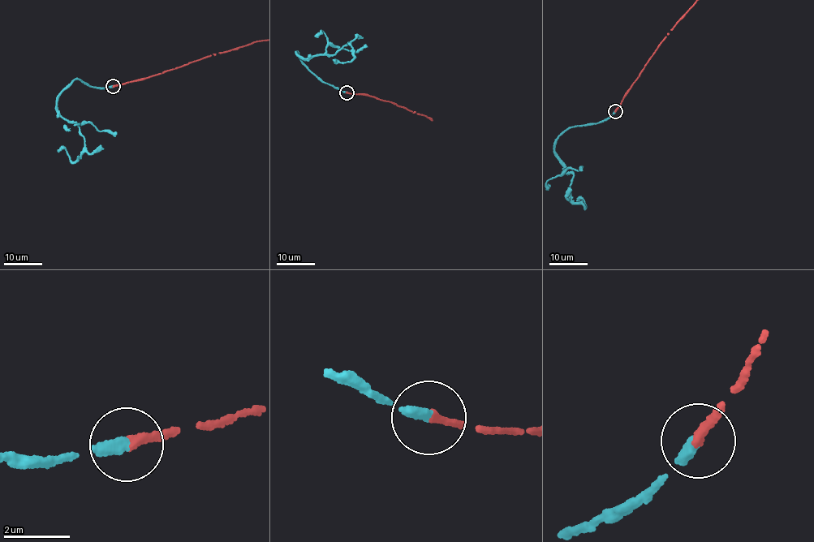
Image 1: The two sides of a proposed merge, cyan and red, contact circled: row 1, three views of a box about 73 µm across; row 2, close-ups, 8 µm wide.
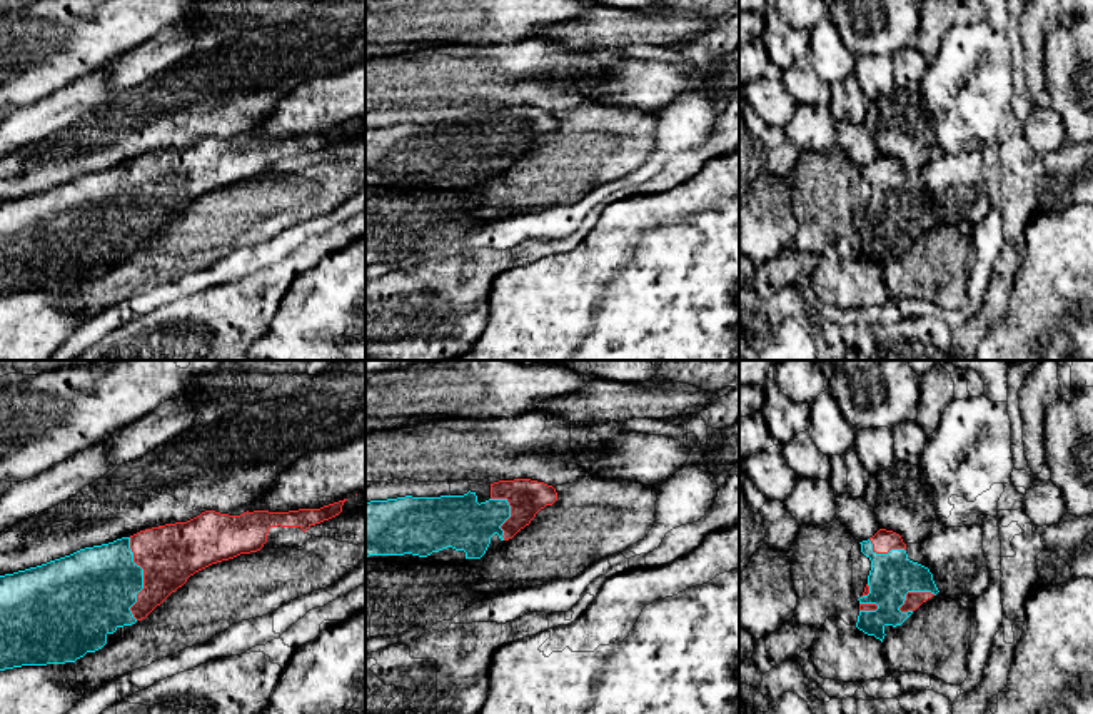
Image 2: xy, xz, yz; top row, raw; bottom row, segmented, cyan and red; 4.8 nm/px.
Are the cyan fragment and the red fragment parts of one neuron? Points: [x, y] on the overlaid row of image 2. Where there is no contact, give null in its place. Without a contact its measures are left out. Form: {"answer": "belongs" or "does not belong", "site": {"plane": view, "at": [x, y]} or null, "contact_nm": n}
{"answer": "belongs", "site": {"plane": "xy", "at": [142, 579]}, "contact_nm": 400}

